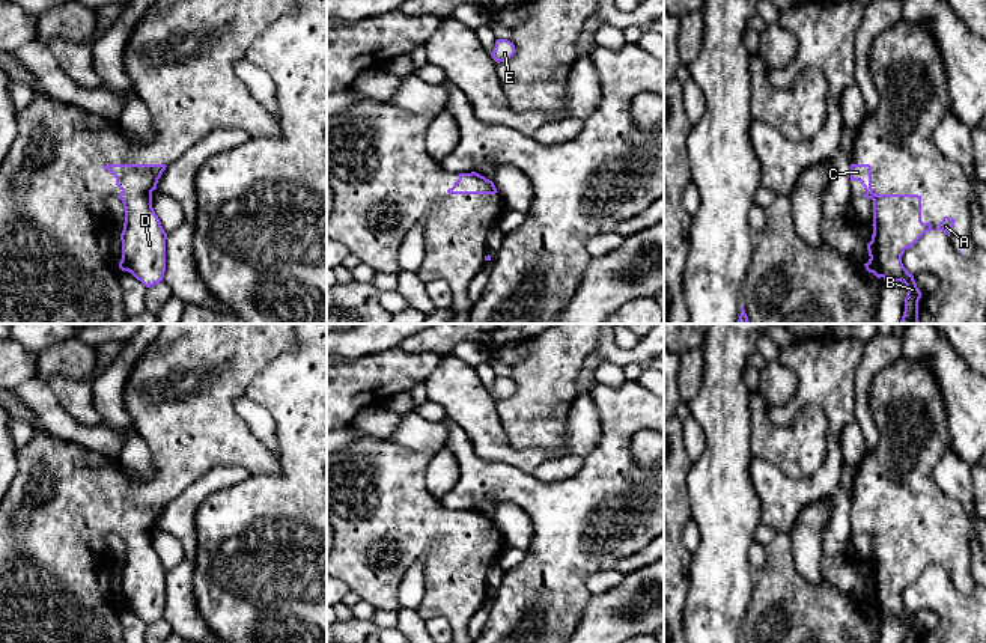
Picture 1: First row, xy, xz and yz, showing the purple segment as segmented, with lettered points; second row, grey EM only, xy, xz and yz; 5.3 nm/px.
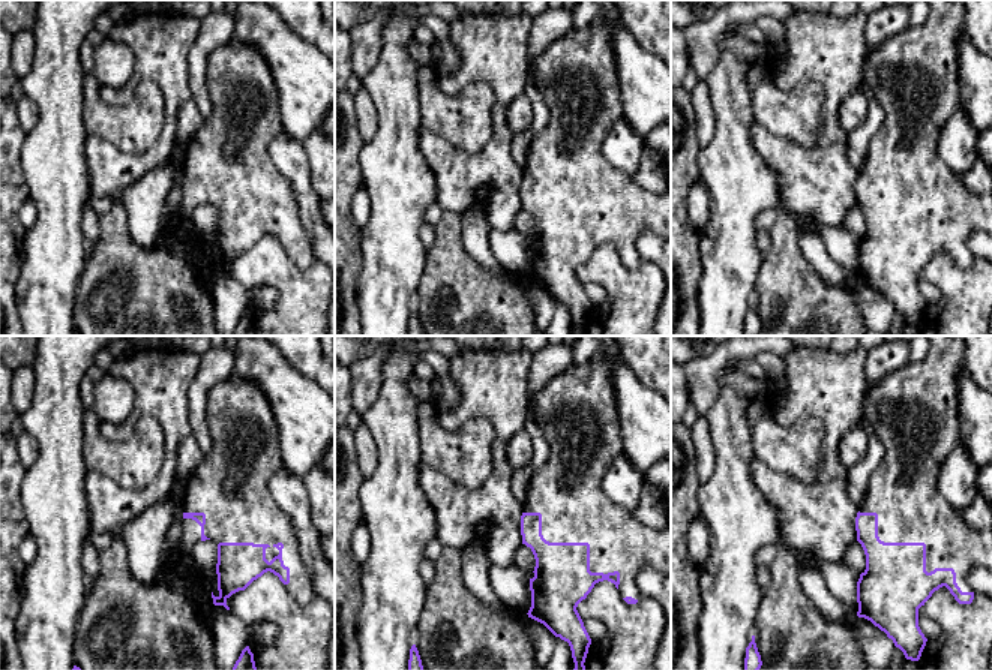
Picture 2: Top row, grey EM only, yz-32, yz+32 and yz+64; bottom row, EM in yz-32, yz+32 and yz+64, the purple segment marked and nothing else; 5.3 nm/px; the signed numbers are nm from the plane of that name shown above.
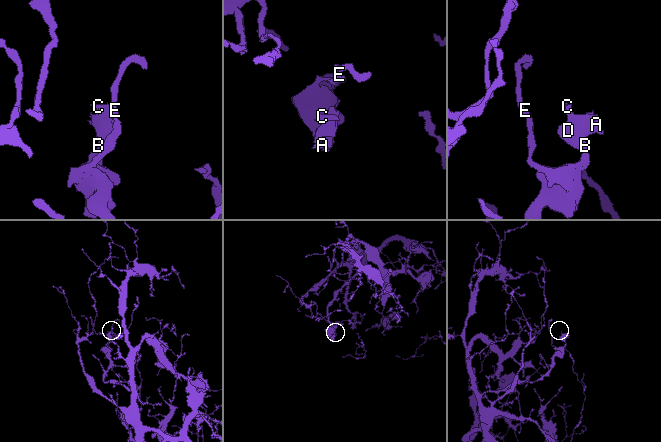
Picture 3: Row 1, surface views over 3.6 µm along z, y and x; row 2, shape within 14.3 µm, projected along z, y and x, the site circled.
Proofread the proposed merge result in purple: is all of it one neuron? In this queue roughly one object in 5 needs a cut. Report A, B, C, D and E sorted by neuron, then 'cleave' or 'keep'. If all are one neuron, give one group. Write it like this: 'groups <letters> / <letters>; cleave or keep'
groups A B C D E; keep

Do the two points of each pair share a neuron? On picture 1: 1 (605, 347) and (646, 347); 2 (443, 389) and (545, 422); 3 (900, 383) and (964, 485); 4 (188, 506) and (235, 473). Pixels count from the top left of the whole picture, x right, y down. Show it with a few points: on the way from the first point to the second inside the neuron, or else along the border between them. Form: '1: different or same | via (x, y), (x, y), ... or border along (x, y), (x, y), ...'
1: same | via (616, 354), (636, 354)
2: different | border along (496, 401), (499, 419), (509, 440)
3: different | border along (947, 446), (932, 472), (938, 487)
4: same | via (197, 494), (209, 482), (223, 476)

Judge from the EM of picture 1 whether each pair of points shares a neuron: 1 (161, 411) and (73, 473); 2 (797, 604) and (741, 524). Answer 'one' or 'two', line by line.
1: one
2: two

